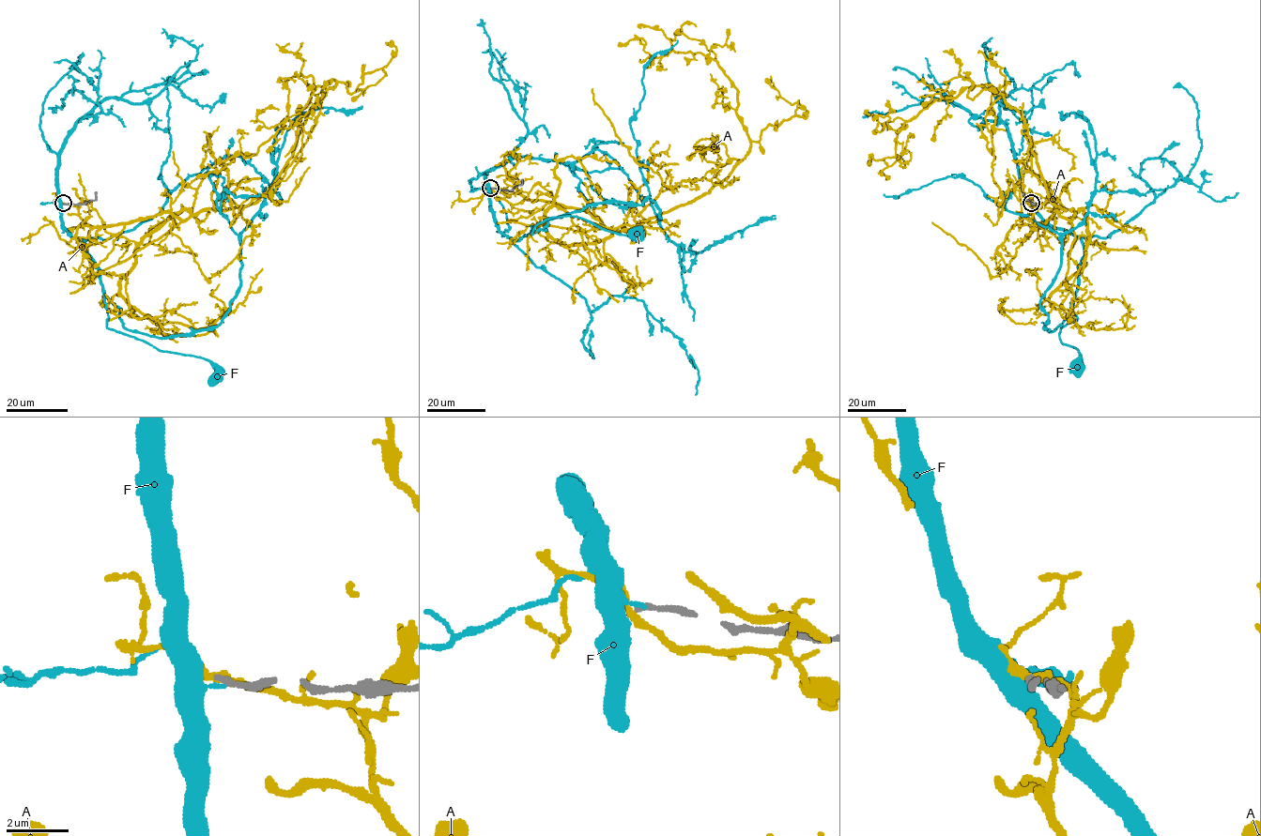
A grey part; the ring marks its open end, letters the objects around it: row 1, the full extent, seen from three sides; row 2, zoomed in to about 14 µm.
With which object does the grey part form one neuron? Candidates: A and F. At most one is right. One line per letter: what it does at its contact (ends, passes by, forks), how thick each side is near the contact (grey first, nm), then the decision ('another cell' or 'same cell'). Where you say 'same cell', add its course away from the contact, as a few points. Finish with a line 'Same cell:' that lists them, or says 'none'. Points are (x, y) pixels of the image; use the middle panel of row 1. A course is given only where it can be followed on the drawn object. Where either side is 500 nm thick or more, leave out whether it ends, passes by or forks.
A: it passes by; 170 nm thick on the grey side, 280 nm on the other; another cell
F: it ends there; 220 nm thick on the grey side, 180 nm on the other; another cell
Same cell: none

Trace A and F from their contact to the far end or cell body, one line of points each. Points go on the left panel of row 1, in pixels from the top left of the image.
A: (63, 203), (94, 226), (254, 203), (336, 83), (256, 153), (198, 177)
F: (64, 204), (61, 223), (85, 245), (99, 271), (107, 326), (163, 352), (207, 359), (214, 366), (216, 377)

